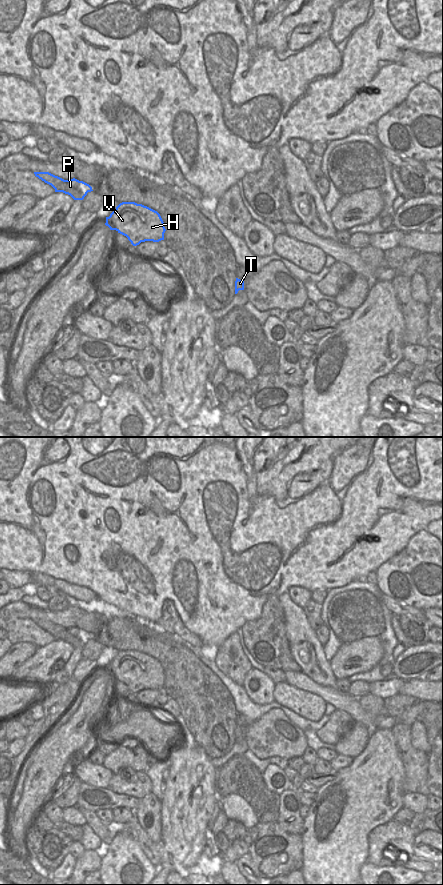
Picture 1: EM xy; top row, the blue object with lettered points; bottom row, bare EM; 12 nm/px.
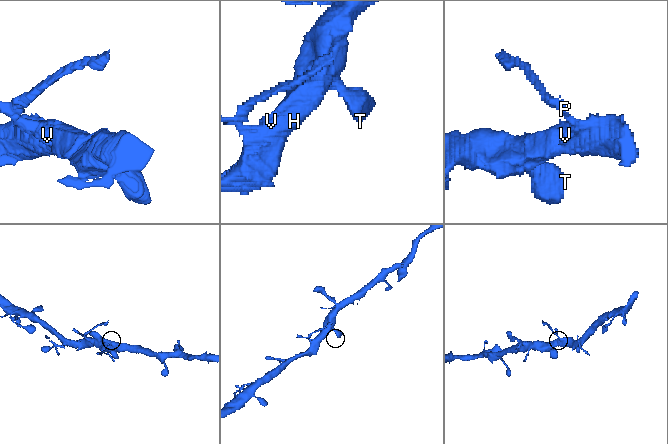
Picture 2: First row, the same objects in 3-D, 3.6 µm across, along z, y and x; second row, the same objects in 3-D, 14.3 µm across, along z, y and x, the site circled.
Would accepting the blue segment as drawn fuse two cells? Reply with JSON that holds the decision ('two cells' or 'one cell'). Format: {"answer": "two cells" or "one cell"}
{"answer": "two cells"}

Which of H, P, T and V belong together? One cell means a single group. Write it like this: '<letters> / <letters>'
H T V / P

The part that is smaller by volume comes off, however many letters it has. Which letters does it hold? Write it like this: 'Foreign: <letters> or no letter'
Foreign: P

